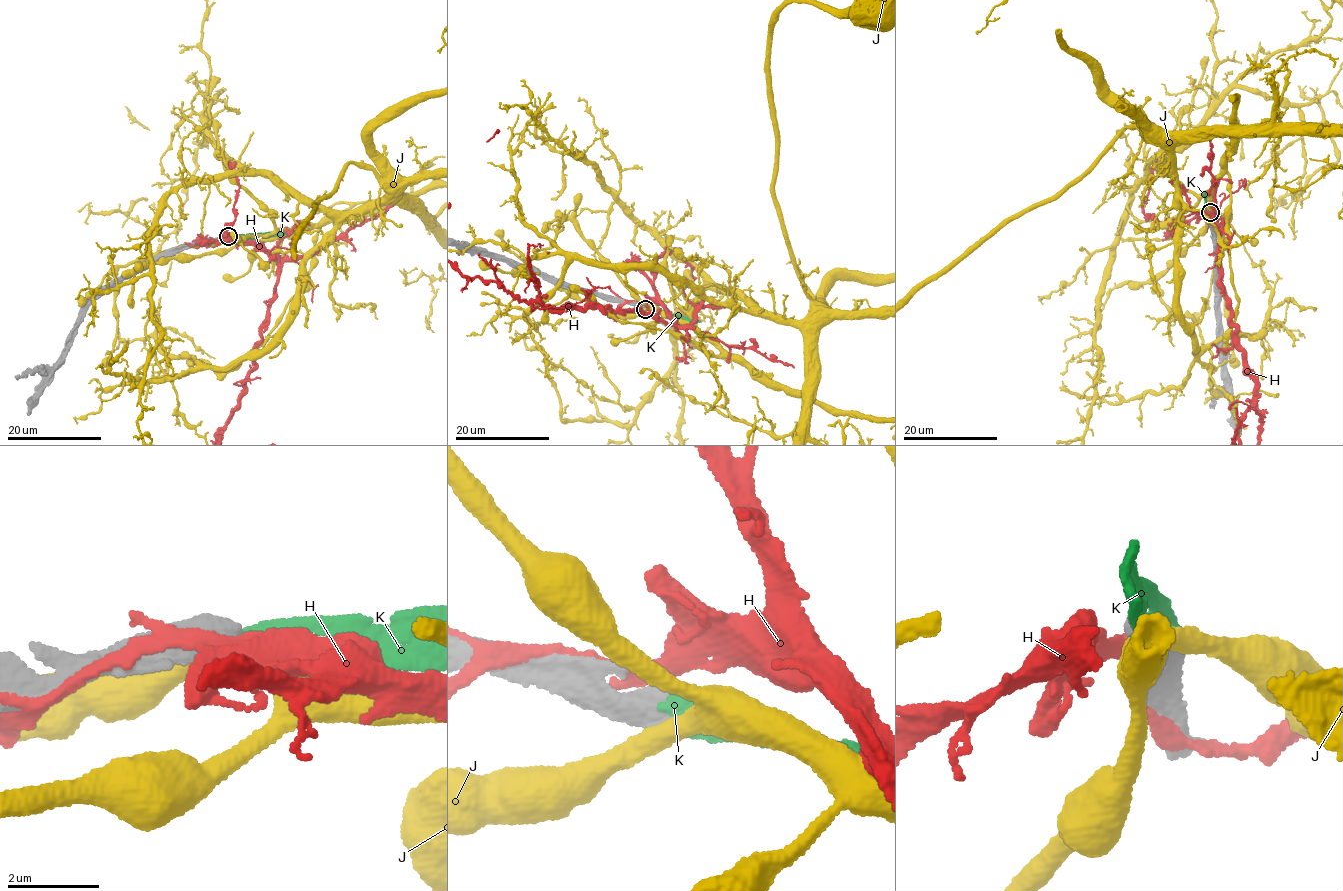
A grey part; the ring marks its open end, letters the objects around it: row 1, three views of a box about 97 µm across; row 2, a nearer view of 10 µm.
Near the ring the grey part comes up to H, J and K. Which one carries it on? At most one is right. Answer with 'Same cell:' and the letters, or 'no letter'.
Same cell: K

